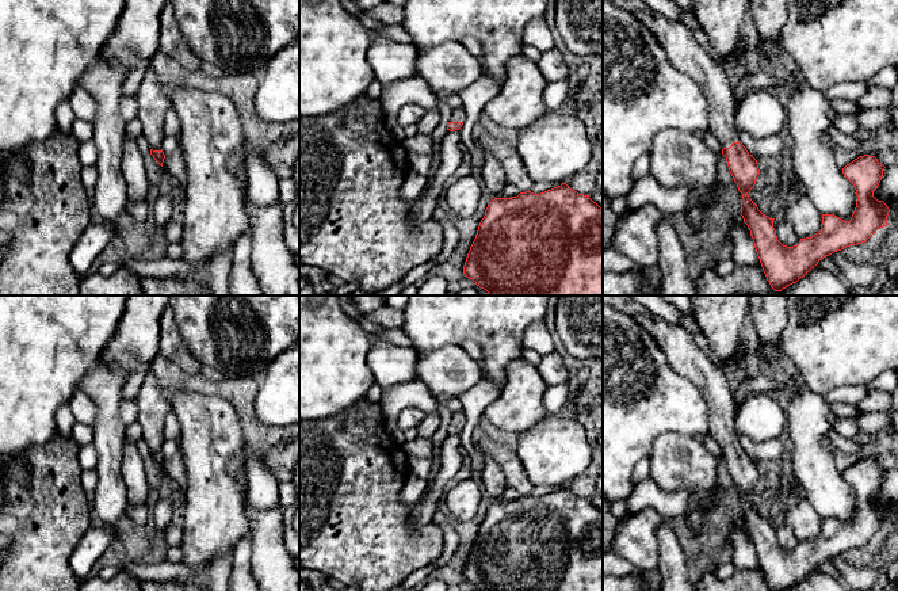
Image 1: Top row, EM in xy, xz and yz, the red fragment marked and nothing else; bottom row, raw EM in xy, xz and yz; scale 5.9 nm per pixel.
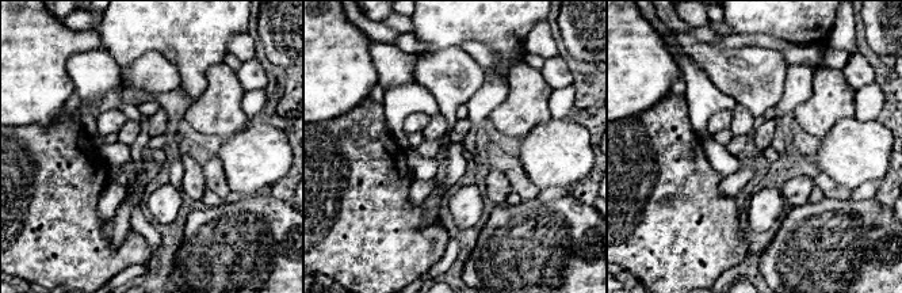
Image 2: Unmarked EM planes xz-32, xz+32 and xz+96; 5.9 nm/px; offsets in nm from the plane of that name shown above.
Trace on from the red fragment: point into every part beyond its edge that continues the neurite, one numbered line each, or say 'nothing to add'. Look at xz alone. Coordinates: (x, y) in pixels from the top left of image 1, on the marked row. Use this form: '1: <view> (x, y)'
1: xz (458, 114)

